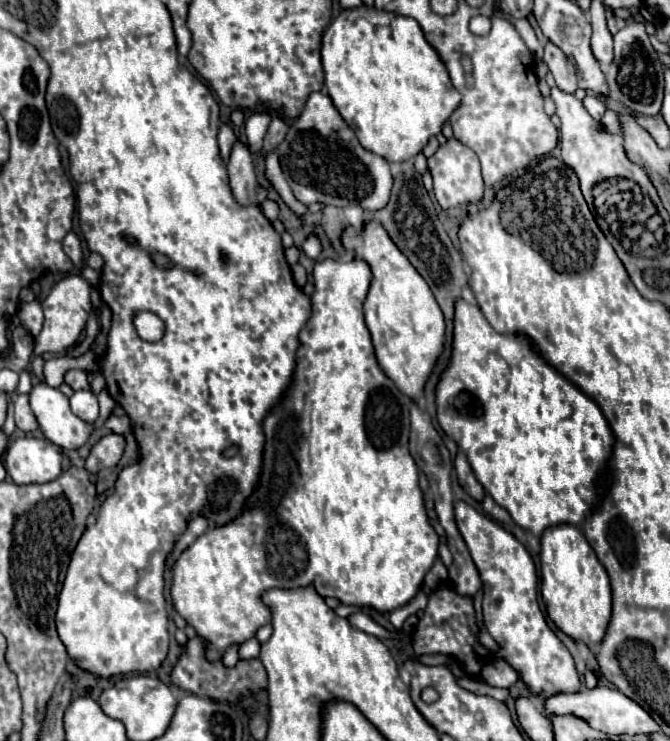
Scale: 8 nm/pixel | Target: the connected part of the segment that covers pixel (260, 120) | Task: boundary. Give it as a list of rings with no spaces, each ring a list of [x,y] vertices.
[[[254,113],[254,115],[246,121],[248,147],[252,147],[252,151],[262,153],[262,141],[264,141],[264,135],[266,135],[268,125],[270,125],[270,115],[268,115],[268,113]]]

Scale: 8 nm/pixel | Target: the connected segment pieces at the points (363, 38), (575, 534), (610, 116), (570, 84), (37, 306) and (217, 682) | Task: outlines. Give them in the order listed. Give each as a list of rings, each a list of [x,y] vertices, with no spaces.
[[[364,5],[346,9],[324,29],[320,55],[326,91],[334,107],[356,133],[360,145],[388,161],[408,161],[420,153],[430,137],[440,135],[444,121],[448,121],[450,113],[458,107],[460,93],[450,85],[446,67],[438,61],[438,53],[428,45],[420,25],[412,17],[376,11],[374,7],[368,9]]]
[[[570,523],[548,527],[542,537],[540,571],[542,571],[542,601],[548,617],[576,641],[598,643],[606,633],[606,621],[610,621],[610,581],[604,565],[598,561],[594,549],[586,541],[584,533]]]
[[[606,111],[606,115],[601,119],[601,124],[610,133],[620,133],[620,117],[616,111]]]
[[[546,43],[546,47],[544,47],[544,61],[548,63],[550,73],[554,75],[558,89],[562,89],[564,93],[574,95],[574,91],[578,89],[574,63],[554,43]]]
[[[39,295],[32,303],[24,303],[18,311],[18,317],[22,321],[22,325],[36,337],[42,329],[42,321],[44,321],[44,315],[42,315],[42,304],[39,300]]]
[[[194,637],[184,645],[184,651],[180,653],[176,665],[170,671],[170,681],[174,687],[194,693],[204,699],[214,699],[214,701],[230,701],[236,703],[240,695],[254,693],[262,687],[268,685],[266,679],[266,669],[260,659],[240,659],[234,667],[224,667],[222,661],[208,661],[206,659],[206,643],[202,637]]]

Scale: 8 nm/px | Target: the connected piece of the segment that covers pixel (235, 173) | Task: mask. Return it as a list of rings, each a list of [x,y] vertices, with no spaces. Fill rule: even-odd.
[[[240,141],[234,145],[226,169],[230,177],[230,189],[238,205],[248,207],[248,205],[260,205],[264,201],[264,195],[268,195],[270,187],[261,189],[263,193],[256,191],[256,173],[252,157],[246,145],[242,145]]]

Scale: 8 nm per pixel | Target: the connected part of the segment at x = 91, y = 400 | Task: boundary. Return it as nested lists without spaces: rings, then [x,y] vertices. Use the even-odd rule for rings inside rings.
[[[76,391],[70,397],[70,407],[86,423],[94,423],[98,419],[98,399],[92,391]]]

